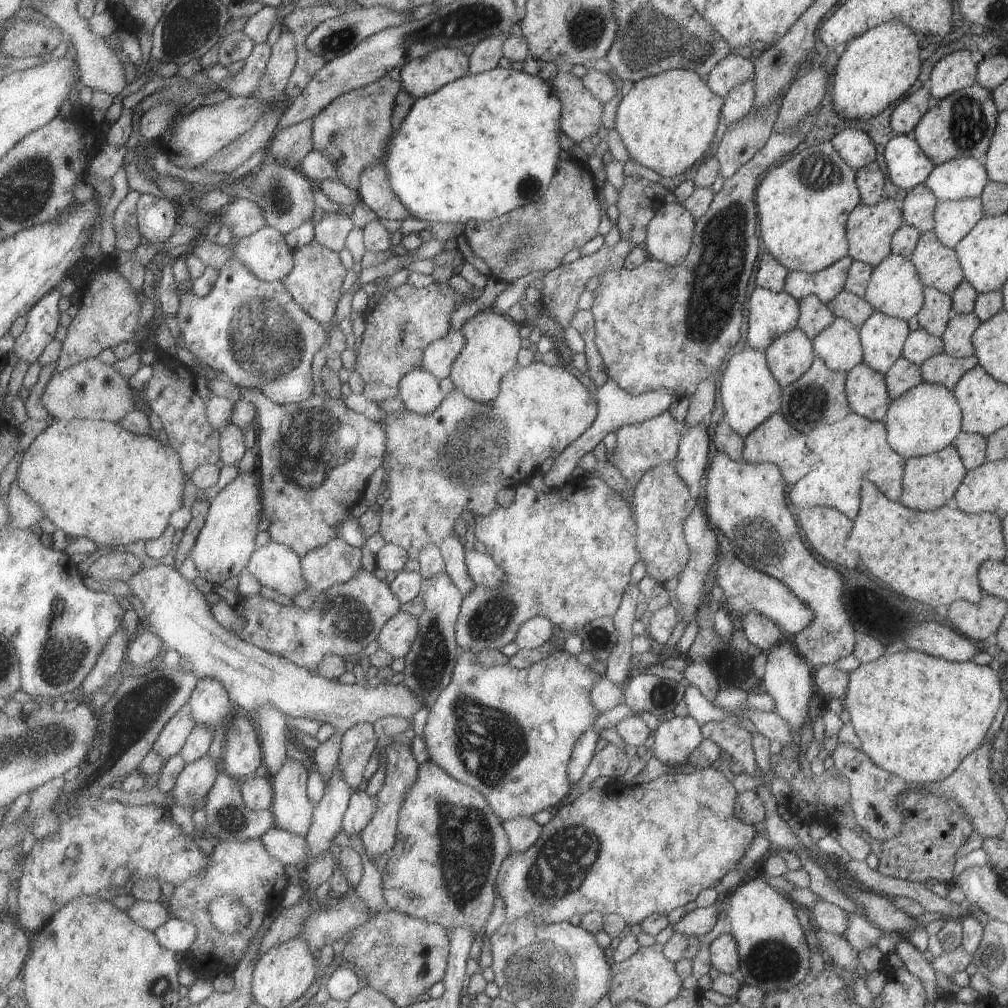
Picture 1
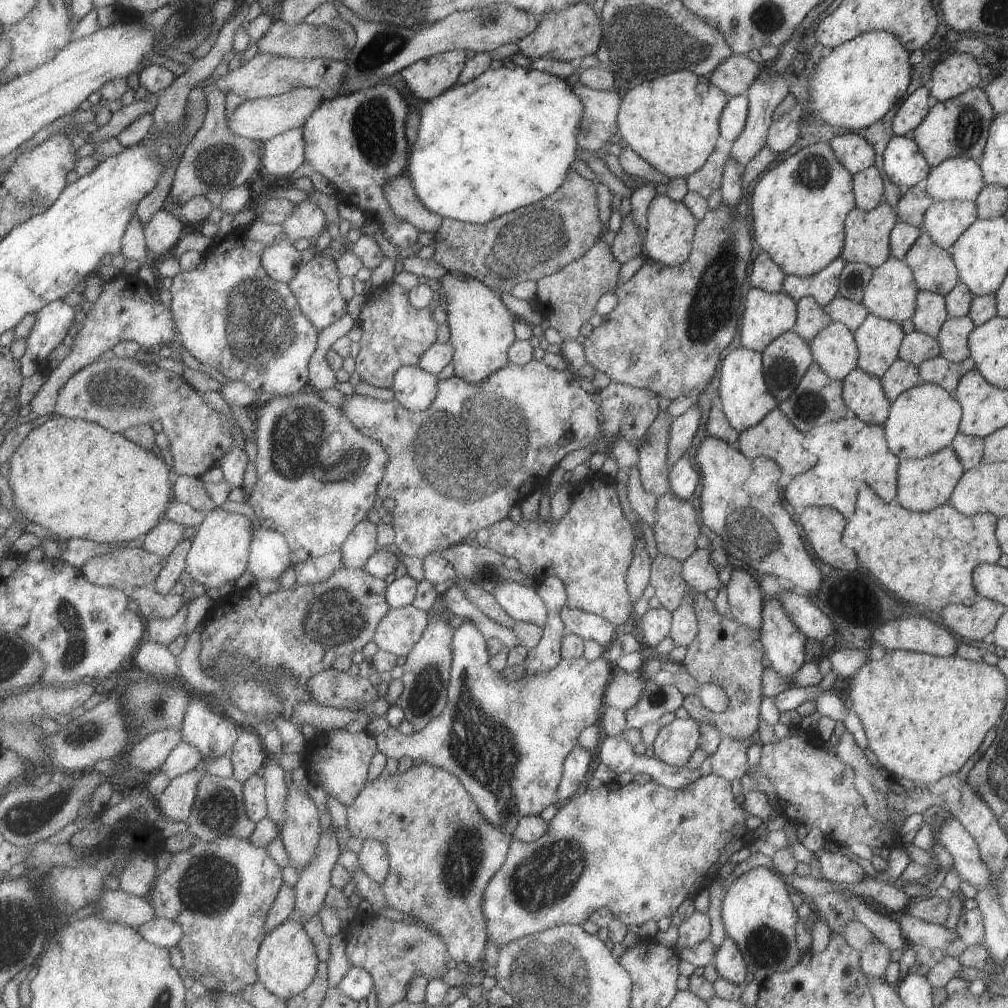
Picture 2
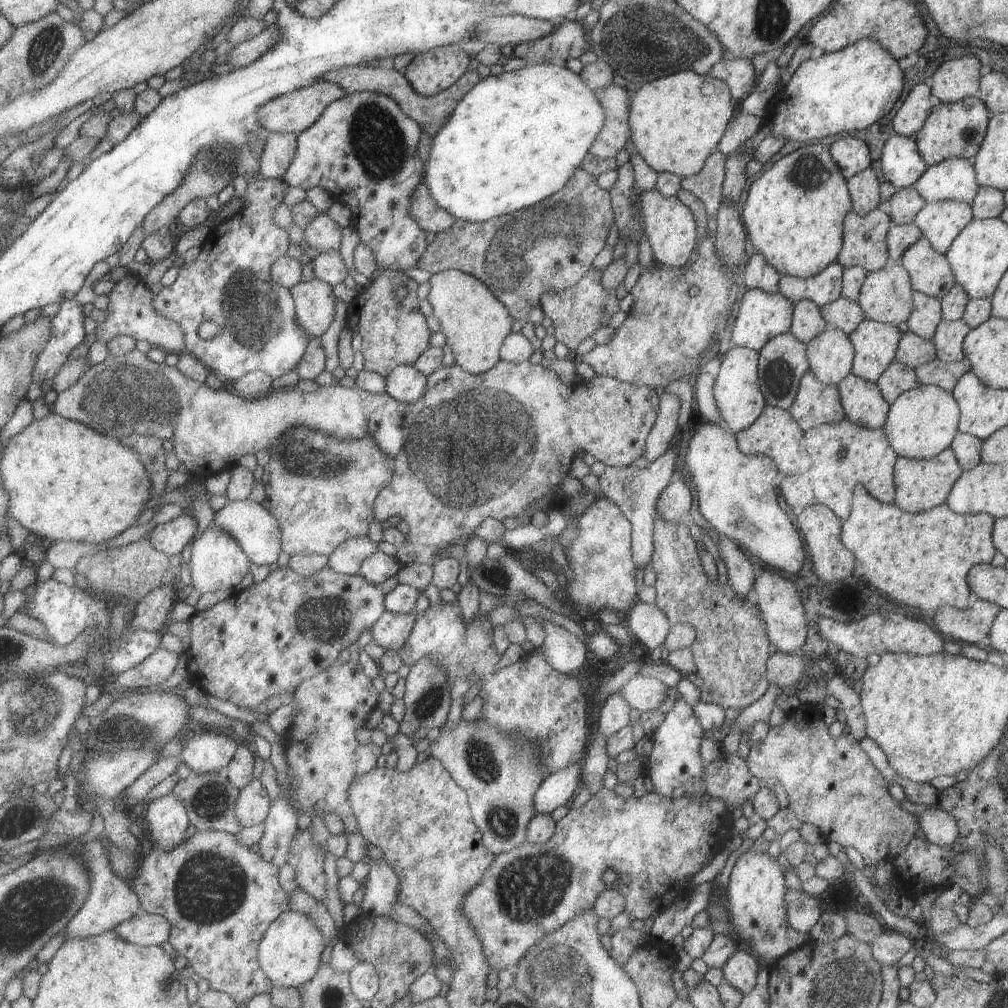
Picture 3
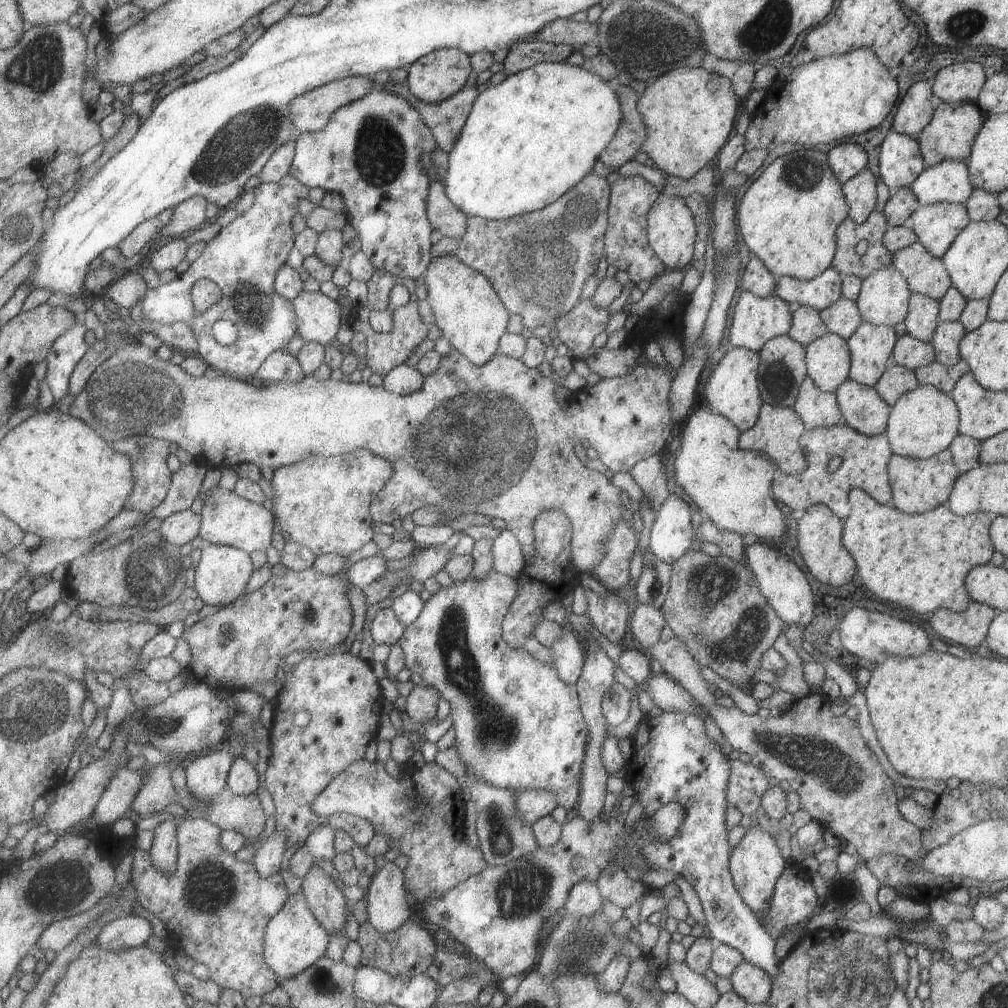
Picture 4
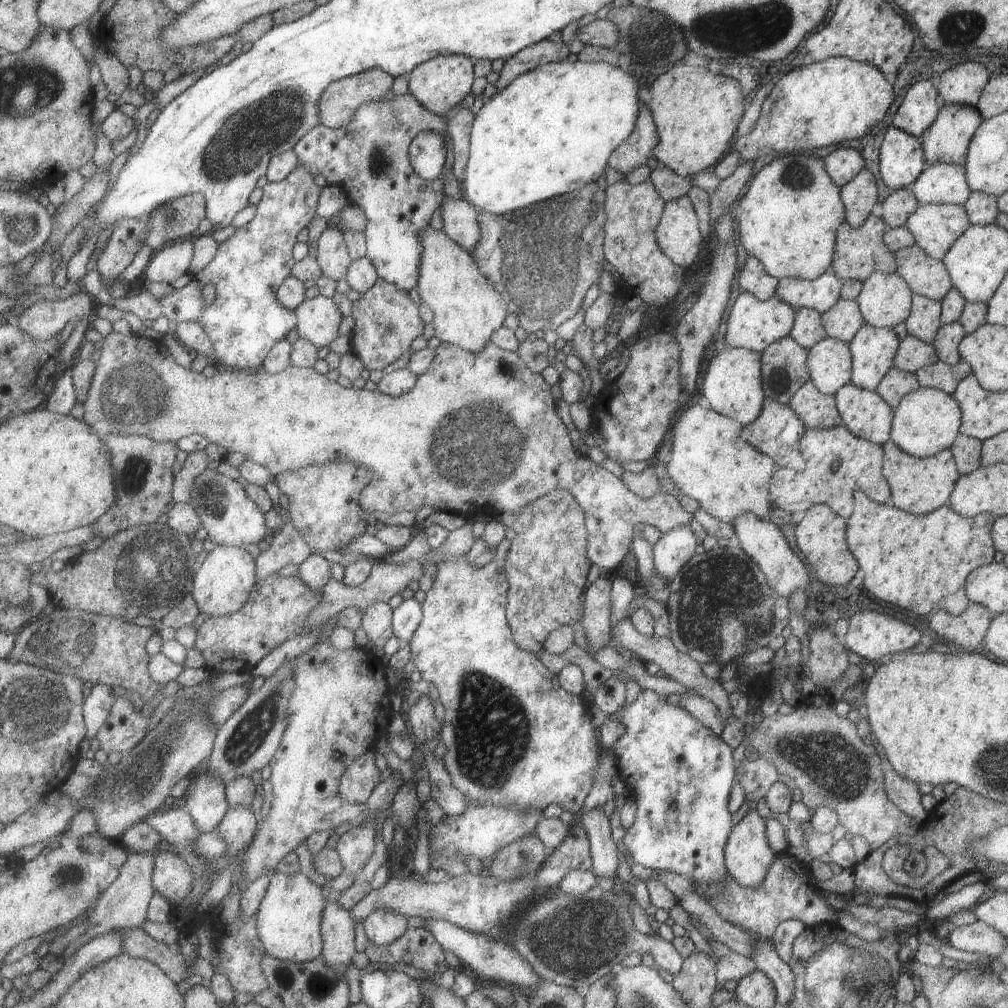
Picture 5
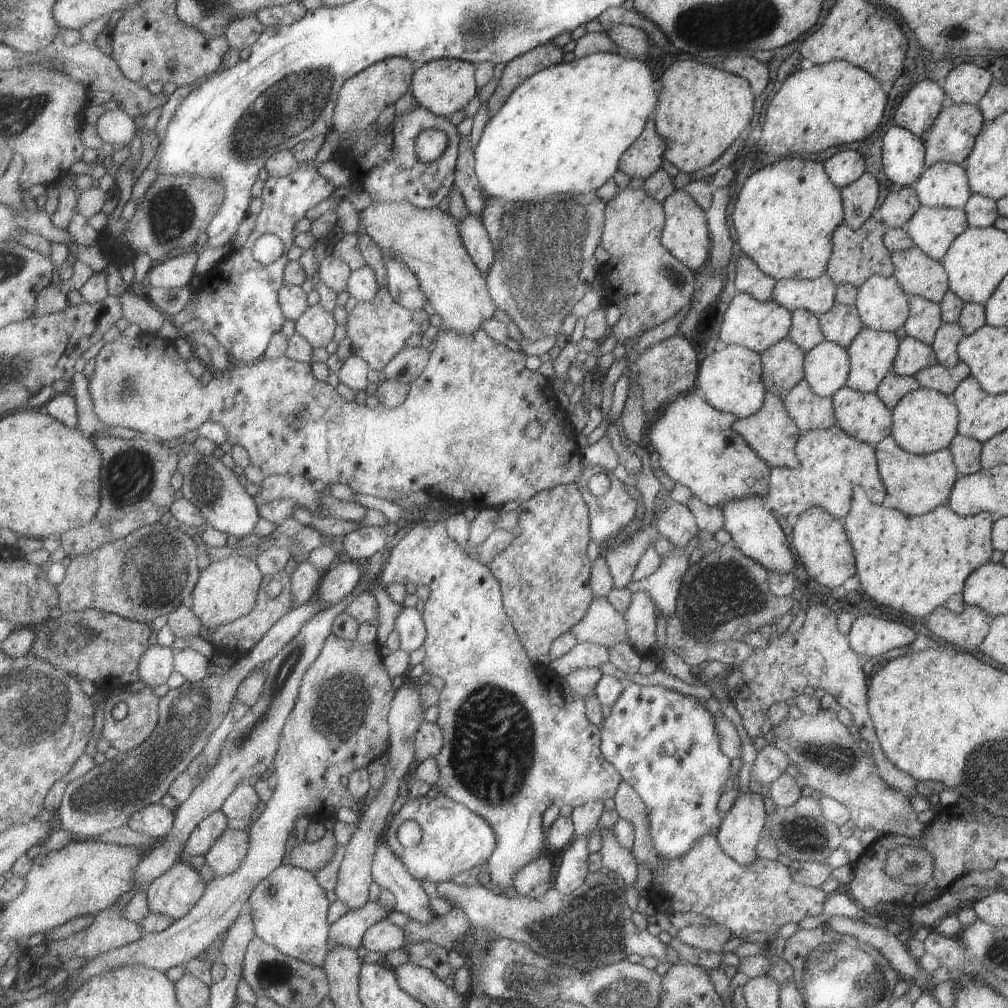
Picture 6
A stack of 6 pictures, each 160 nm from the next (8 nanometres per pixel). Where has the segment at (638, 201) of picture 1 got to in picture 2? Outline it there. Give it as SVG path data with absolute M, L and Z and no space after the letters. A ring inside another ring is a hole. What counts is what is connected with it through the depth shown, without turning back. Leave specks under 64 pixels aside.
M630 212L620 224L620 228L614 236L610 246L613 258L621 265L637 255L643 255L642 248L643 231L640 232L633 224Z

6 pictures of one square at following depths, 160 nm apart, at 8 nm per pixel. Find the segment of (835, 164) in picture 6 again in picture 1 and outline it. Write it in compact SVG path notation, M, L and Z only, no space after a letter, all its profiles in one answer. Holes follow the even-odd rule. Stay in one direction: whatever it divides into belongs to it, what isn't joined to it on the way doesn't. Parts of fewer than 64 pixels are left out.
M900 20L882 22L850 40L830 77L832 109L844 119L870 119L903 98L919 76L920 49L916 34ZM845 129L831 137L831 146L852 169L857 170L876 160L876 148L866 132Z

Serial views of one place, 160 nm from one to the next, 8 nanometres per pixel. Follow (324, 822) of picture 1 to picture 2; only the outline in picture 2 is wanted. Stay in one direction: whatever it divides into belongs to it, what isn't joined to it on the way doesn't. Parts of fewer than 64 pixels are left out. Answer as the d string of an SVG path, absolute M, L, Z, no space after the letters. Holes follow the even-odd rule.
M334 824L331 829L324 830L314 862L298 872L299 879L295 885L295 918L298 921L303 923L309 916L319 916L323 903L326 902L328 890L333 887L332 872L341 851Z

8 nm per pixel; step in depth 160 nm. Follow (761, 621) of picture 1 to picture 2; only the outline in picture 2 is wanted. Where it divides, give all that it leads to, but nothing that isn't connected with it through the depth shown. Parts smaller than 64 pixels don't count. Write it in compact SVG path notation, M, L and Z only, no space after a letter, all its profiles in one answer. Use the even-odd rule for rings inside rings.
M733 568L726 584L727 613L754 631L760 629L763 592L743 568Z

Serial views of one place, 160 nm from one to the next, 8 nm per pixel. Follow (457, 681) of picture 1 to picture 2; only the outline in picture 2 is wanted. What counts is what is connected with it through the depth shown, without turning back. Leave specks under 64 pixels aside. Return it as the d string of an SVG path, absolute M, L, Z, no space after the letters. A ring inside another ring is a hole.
M465 619L454 631L454 661L447 708L422 731L413 735L402 734L397 728L389 727L376 736L378 750L387 759L422 758L424 762L455 773L466 788L471 786L471 798L481 814L495 828L511 836L519 819L538 815L557 801L556 788L562 778L562 764L576 745L578 734L592 727L603 710L603 690L613 670L603 657L588 661L581 656L560 660L555 668L540 675L514 678L509 669L495 671L489 666L492 654L488 649L488 639L471 620Z

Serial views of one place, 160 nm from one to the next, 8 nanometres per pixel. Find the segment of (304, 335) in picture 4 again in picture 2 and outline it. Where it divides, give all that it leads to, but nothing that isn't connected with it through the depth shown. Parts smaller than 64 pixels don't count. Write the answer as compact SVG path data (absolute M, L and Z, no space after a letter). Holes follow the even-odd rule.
M335 256L313 257L309 262L299 267L298 275L289 283L291 290L298 296L299 306L307 318L319 329L326 329L341 320L348 312L350 304L341 296L339 288L340 272L338 271Z

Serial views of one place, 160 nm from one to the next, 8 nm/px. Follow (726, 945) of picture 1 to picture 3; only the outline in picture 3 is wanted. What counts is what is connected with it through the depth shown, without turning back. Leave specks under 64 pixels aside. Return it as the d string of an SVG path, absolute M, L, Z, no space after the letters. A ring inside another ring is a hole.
M740 947L723 966L722 977L735 990L746 995L755 986L759 972L759 960L746 948Z

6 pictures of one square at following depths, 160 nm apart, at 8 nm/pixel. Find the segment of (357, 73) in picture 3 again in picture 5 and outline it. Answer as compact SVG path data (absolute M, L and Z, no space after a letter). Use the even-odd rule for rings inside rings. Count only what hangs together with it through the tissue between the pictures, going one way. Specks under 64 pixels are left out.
M462 105L456 107L447 114L448 123L450 124L450 132L452 145L454 146L455 161L453 169L455 176L463 184L468 162L470 159L470 146L472 143L472 128L476 116L470 109L462 108Z

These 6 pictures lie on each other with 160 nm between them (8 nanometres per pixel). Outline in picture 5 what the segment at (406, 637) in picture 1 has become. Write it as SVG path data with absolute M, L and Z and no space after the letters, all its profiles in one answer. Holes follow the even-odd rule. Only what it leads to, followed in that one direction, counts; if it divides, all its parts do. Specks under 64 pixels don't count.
M385 601L369 605L361 626L377 648L382 648L394 635L394 608Z

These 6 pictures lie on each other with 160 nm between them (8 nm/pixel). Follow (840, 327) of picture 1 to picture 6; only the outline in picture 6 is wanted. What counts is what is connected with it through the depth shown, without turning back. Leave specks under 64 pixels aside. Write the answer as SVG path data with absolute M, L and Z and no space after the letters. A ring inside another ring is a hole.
M823 340L805 353L803 380L818 397L831 397L844 386L849 365L846 348Z

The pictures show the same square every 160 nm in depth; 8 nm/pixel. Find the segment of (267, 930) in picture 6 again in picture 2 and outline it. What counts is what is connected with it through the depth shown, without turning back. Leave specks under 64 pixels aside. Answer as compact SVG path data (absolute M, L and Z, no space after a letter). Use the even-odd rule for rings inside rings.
M297 918L286 920L267 934L258 954L260 981L283 1000L289 1000L307 990L317 976L319 965L317 948Z

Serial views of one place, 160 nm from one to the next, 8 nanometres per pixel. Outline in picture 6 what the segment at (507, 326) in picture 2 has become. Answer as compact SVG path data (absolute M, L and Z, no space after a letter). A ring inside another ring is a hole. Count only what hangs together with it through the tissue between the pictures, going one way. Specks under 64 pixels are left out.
M377 201L363 210L361 222L363 231L373 238L382 251L402 260L420 278L431 306L442 318L439 329L450 328L460 333L476 333L485 320L493 317L498 306L494 296L491 296L488 278L475 264L463 242L460 222L449 210L443 211L438 207L422 209L407 201Z

